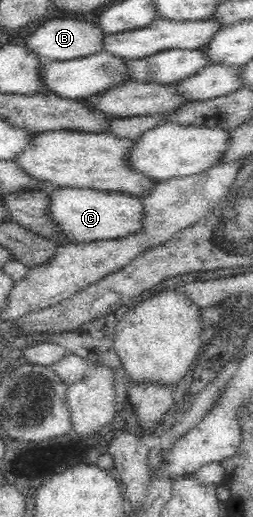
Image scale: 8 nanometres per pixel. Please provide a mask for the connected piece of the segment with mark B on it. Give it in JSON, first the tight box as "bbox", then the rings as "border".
{"bbox":[23,18,107,61],"border":[[[52,18],[39,26],[35,32],[26,37],[23,45],[33,48],[38,55],[47,61],[68,61],[85,58],[104,50],[104,40],[107,33],[99,24],[79,21],[75,18]]]}

